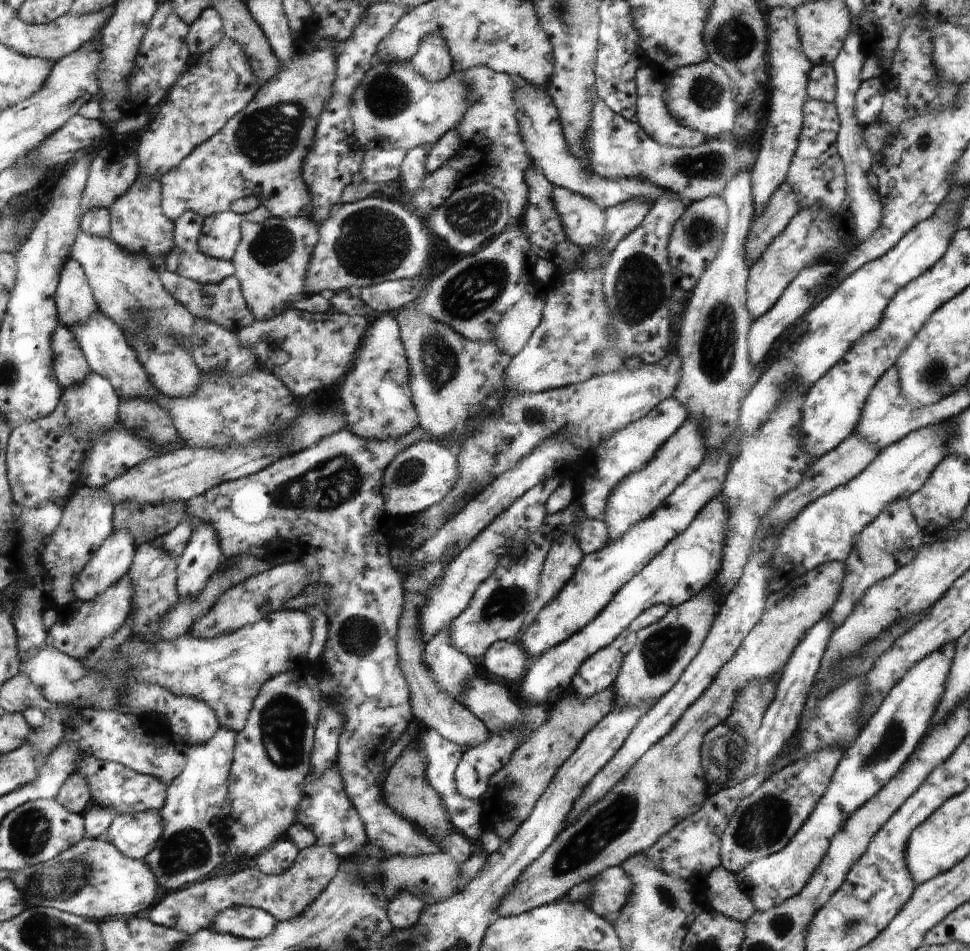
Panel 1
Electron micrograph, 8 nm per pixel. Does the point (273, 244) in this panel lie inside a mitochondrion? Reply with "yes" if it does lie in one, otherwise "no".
yes

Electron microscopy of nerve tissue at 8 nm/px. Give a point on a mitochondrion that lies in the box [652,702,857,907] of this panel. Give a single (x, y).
(764, 821)

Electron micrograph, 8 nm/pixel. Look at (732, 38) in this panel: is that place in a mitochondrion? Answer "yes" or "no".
yes

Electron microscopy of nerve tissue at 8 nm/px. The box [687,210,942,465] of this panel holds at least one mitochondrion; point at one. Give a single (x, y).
(716, 348)

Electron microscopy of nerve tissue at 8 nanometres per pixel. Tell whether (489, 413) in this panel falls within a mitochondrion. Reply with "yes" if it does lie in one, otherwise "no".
no

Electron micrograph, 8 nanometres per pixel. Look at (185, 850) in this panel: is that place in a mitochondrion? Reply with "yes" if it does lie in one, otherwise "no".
yes

